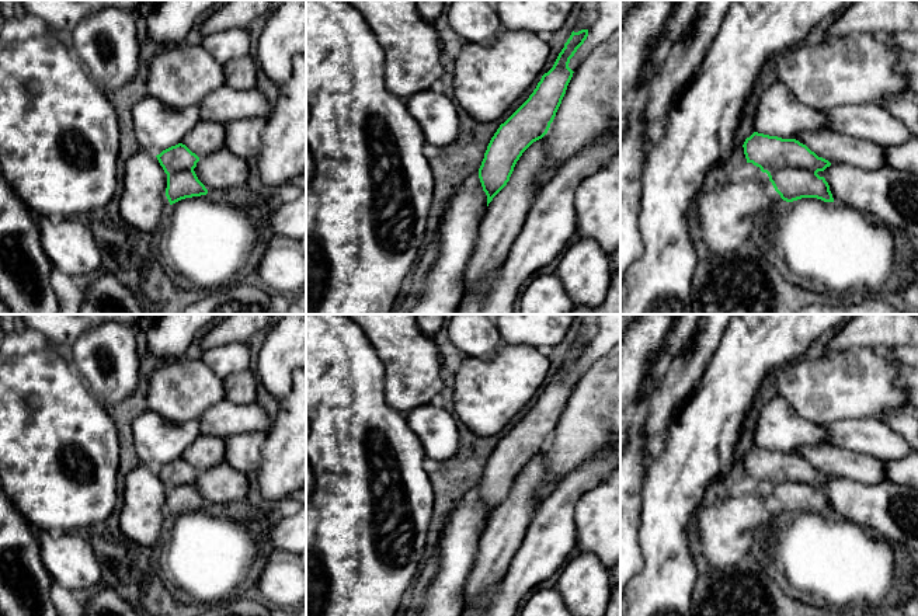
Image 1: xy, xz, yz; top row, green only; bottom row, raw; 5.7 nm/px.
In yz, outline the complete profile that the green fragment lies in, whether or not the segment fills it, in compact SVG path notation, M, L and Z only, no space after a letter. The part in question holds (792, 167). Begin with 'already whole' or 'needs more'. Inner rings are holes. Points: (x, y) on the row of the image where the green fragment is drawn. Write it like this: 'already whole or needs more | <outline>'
already whole | M754 132L745 139L744 154L747 163L766 173L775 191L786 202L801 198L817 198L834 202L830 185L817 173L831 163L818 157L796 139L782 139Z

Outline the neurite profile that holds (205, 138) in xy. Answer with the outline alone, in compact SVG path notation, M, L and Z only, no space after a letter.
M199 121L185 135L181 143L201 159L225 147L225 140L226 125L211 121Z

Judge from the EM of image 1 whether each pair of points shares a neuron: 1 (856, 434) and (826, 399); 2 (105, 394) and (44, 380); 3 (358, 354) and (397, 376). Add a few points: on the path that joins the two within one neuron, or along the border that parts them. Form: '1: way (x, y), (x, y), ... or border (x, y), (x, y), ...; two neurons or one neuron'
1: border (876, 418), (841, 418), (821, 425); two neurons
2: border (72, 365), (89, 390), (107, 409); two neurons
3: border (368, 341), (383, 364), (386, 403); two neurons

